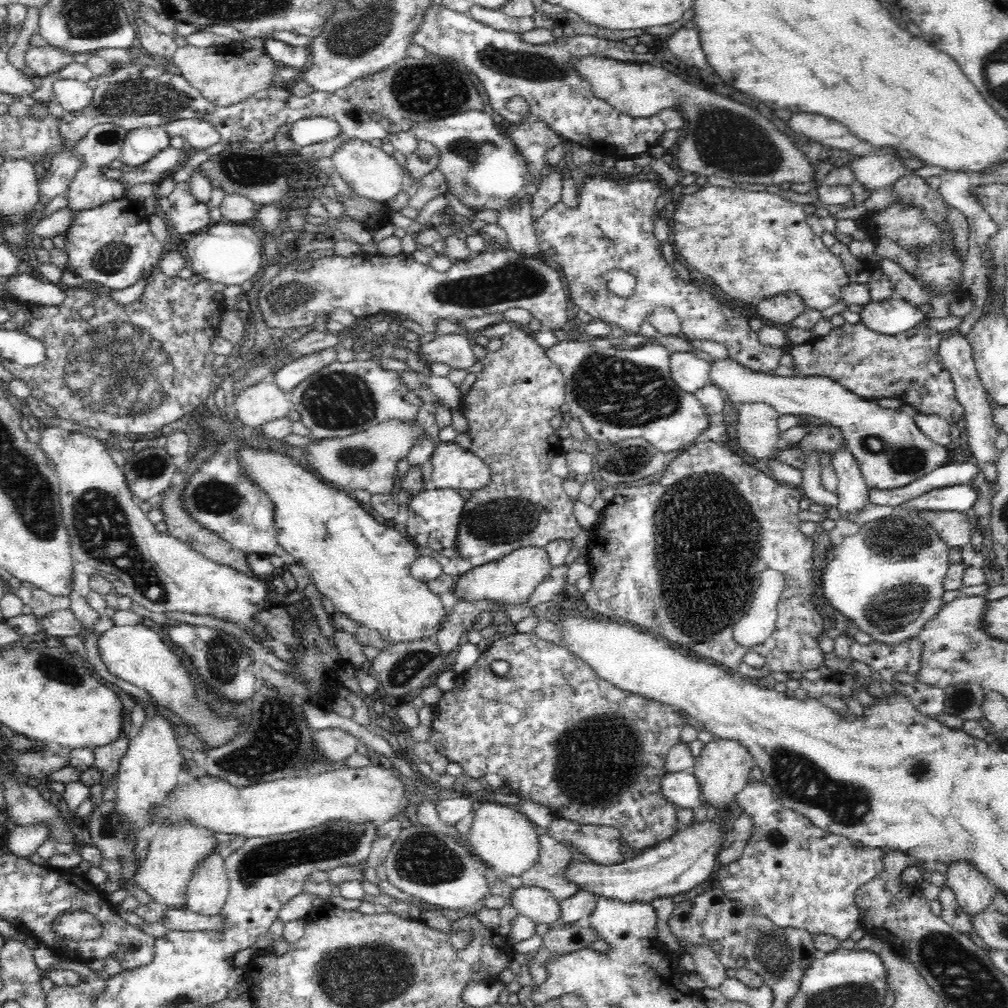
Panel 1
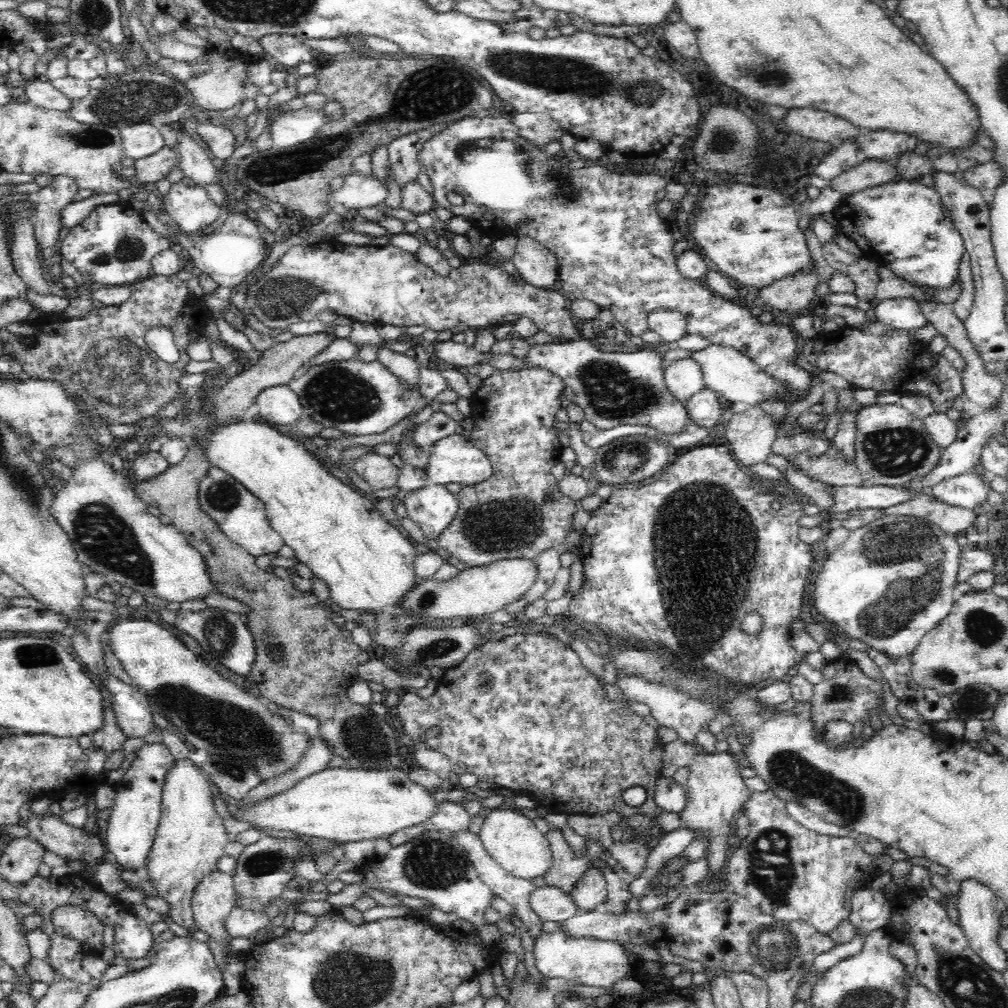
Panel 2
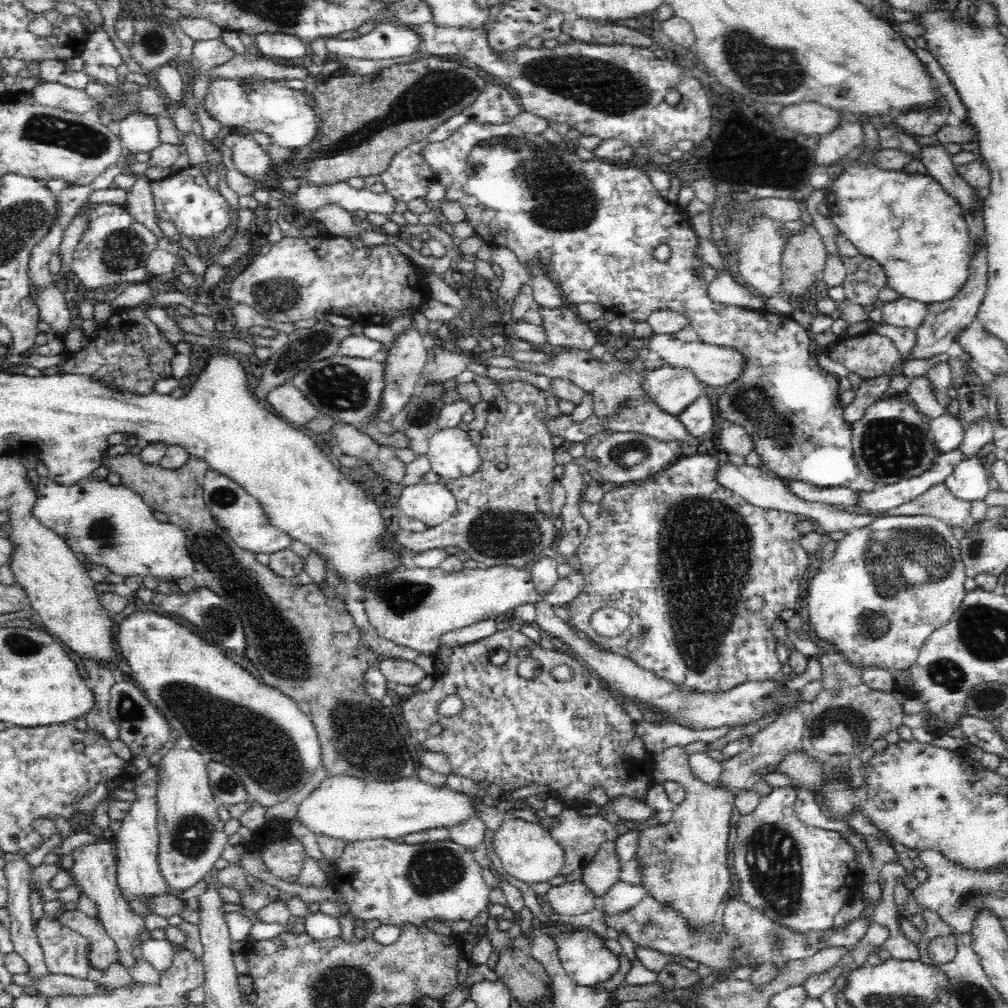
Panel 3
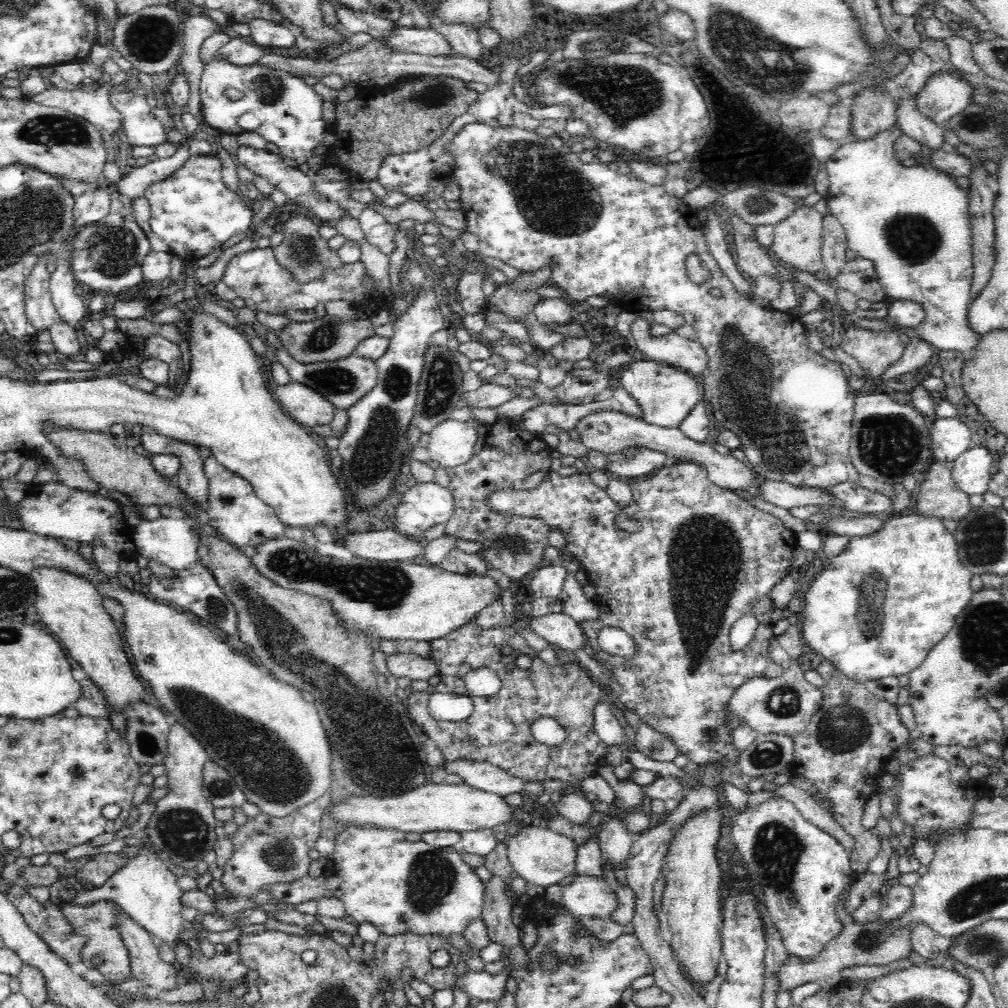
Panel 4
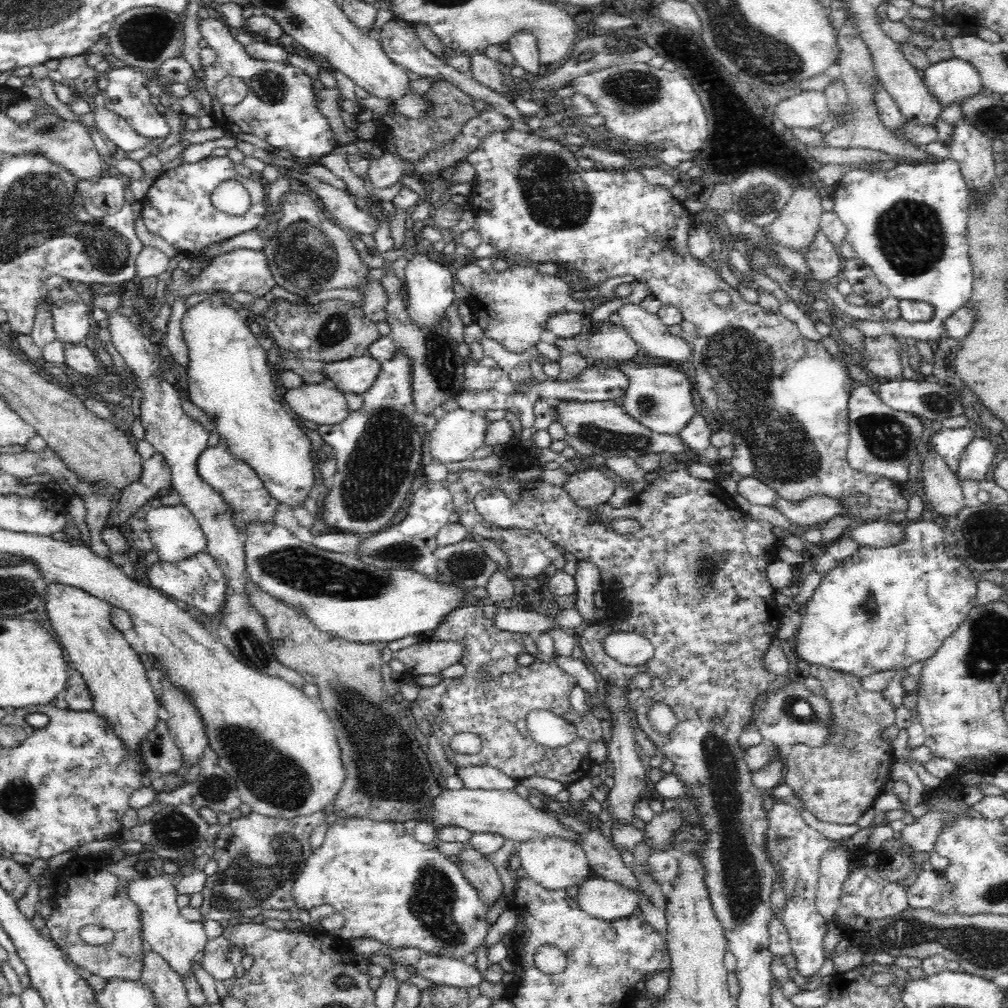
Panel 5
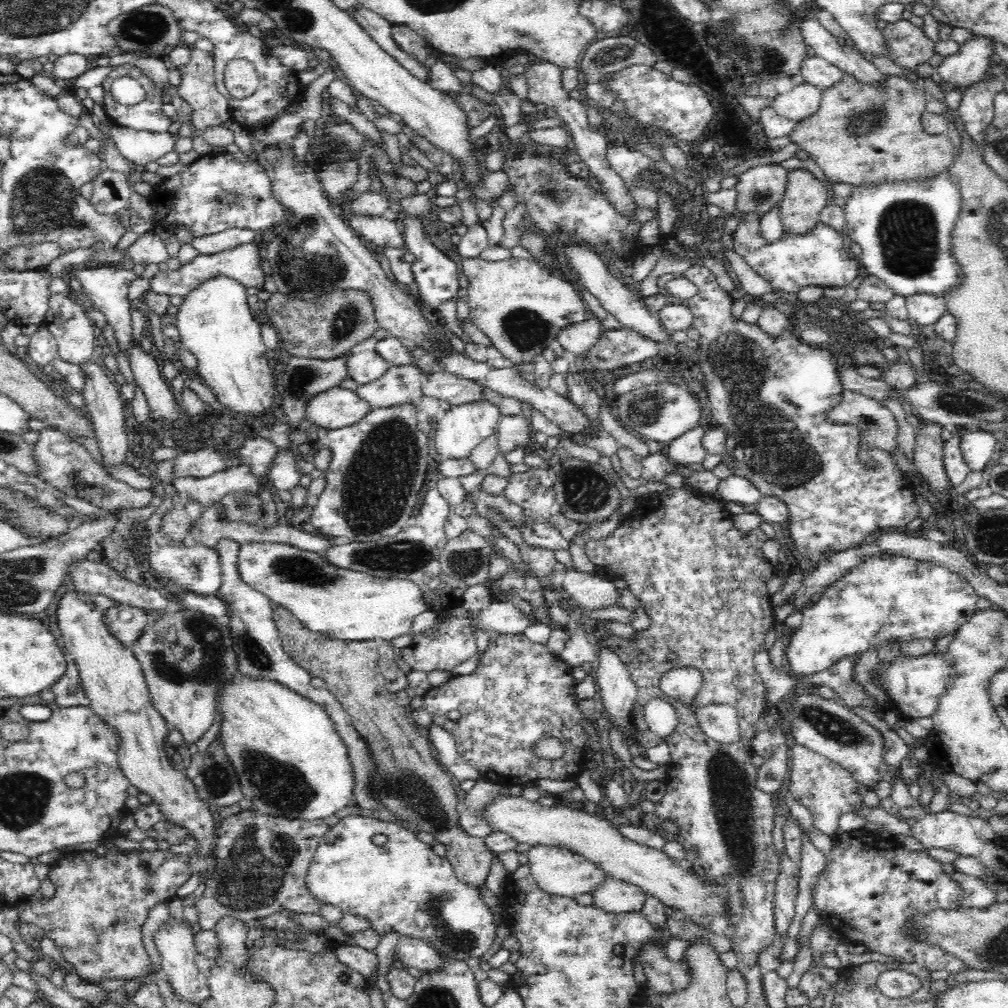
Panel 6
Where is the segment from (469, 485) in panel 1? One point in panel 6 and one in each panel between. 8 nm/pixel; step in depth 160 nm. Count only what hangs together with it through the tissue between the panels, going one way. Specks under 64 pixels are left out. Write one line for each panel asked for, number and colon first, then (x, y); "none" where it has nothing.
2: (453, 459)
3: (452, 454)
4: (452, 442)
5: (458, 433)
6: (460, 429)

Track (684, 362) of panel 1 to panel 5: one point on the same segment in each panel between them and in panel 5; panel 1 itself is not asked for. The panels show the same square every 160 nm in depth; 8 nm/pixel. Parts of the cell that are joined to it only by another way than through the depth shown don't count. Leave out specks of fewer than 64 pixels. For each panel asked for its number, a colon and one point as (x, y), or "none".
2: (683, 378)
3: (673, 389)
4: (665, 394)
5: (659, 397)

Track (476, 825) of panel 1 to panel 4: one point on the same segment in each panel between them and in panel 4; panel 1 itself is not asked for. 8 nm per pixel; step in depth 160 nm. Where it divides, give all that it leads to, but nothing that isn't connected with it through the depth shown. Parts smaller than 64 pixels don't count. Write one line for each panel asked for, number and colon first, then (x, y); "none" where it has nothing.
2: (510, 837)
3: (527, 851)
4: (542, 856)

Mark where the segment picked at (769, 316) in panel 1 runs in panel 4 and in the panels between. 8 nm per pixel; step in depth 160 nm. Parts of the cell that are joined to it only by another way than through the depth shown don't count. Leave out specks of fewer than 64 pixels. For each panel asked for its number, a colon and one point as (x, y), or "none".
2: (794, 294)
3: (805, 254)
4: (797, 241)

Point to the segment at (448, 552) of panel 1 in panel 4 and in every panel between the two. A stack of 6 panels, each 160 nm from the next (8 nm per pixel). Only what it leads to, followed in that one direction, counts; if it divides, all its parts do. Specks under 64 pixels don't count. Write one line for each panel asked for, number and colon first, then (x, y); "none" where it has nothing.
2: (433, 507)
3: (433, 504)
4: (424, 505)

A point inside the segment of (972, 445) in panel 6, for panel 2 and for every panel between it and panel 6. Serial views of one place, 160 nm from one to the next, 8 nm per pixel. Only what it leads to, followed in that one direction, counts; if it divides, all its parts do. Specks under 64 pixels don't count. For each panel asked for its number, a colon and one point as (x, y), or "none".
2: (968, 490)
3: (968, 482)
4: (971, 472)
5: (978, 455)

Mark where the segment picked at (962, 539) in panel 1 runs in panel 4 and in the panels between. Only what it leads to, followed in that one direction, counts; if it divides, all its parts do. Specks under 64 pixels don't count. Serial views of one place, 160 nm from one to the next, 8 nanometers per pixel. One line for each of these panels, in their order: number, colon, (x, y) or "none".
2: (952, 519)
3: (938, 501)
4: (938, 496)

